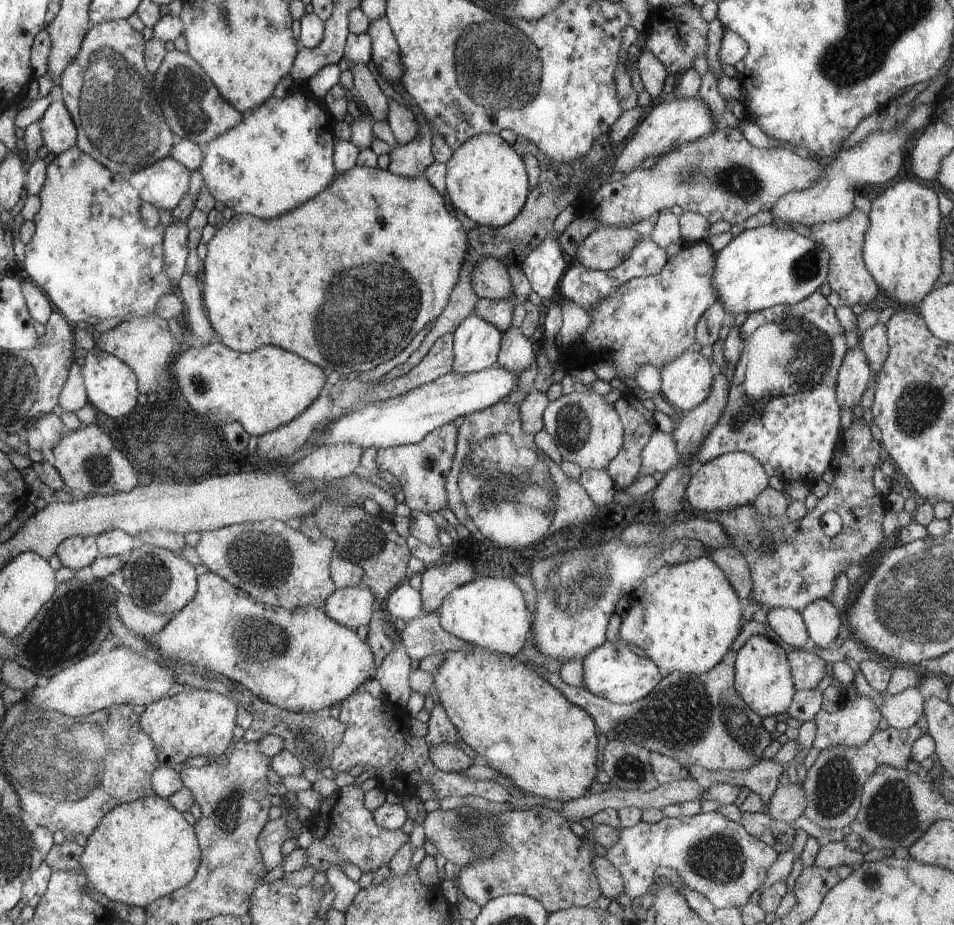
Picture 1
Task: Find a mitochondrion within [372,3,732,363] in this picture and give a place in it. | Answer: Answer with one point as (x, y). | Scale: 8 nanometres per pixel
(503, 70)

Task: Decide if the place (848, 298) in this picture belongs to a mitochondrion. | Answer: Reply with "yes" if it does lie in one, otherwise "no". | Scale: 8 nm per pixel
no

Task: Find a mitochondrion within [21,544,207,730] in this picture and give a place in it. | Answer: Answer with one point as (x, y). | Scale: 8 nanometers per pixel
(151, 578)

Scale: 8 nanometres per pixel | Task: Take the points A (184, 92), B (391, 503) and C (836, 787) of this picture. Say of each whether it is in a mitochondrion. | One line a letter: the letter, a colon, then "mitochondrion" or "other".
A: mitochondrion
B: other
C: mitochondrion

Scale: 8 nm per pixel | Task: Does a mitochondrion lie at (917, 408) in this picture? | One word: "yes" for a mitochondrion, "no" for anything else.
yes

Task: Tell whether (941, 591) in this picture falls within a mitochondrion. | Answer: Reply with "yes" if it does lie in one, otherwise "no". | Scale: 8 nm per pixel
yes

